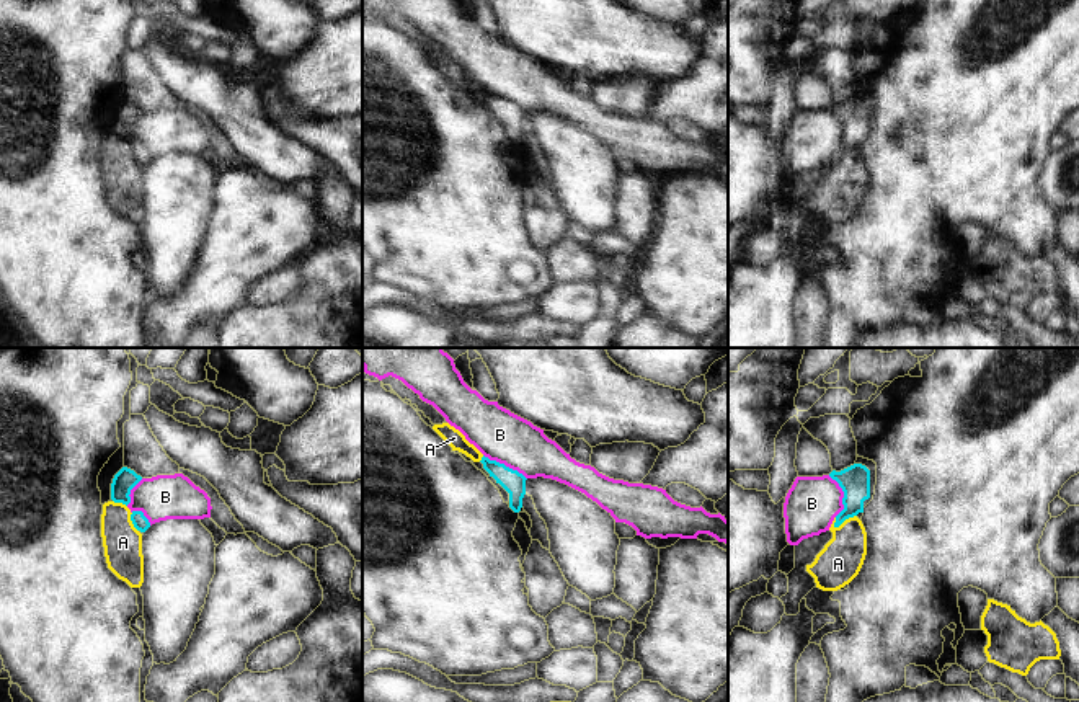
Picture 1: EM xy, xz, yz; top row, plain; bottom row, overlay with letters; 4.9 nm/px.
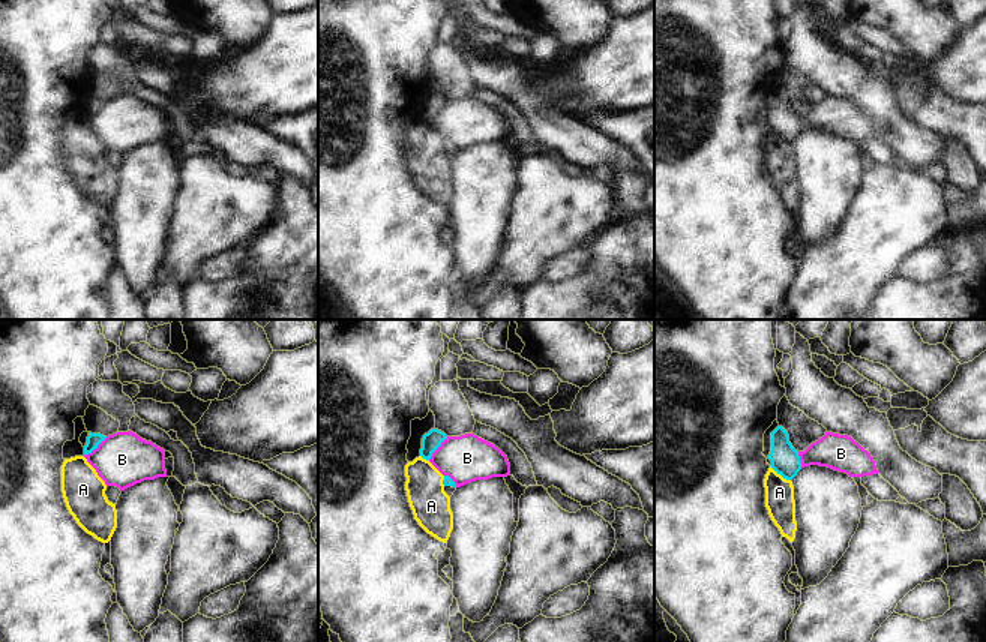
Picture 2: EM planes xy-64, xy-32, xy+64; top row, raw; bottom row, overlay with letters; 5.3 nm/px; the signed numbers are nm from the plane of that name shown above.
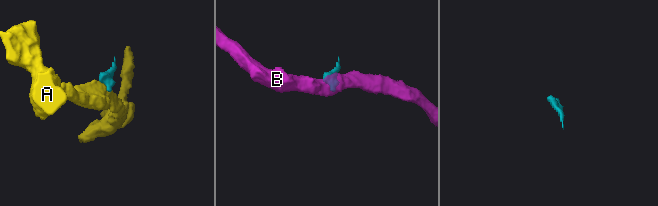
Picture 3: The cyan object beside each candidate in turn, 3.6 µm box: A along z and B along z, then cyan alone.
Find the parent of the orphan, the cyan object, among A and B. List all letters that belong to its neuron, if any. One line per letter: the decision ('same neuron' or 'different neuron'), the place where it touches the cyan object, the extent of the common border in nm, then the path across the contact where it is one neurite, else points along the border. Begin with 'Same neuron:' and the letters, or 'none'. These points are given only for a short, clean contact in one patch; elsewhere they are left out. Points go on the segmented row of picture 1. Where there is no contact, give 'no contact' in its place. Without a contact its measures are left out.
Same neuron: none
A: different neuron | yz (844, 519) | 130 nm | along yz (856, 515), (833, 526)
B: different neuron | xz (503, 464) | 240 nm | along xz (483, 454), (516, 469), (526, 479)

